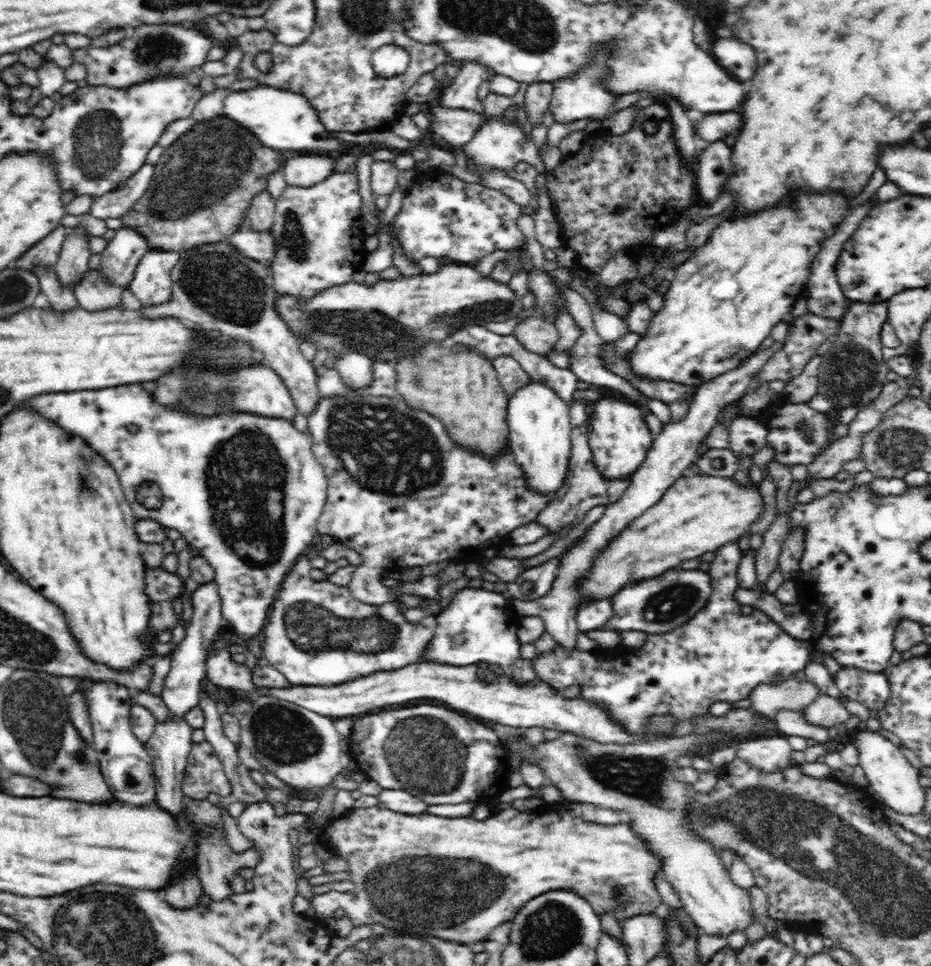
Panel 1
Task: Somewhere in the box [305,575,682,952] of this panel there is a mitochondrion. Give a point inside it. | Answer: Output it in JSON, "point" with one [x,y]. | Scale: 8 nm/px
{"point":[418,895]}

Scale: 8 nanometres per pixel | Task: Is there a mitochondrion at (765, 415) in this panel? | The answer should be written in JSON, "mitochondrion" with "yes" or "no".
{"mitochondrion":"no"}

